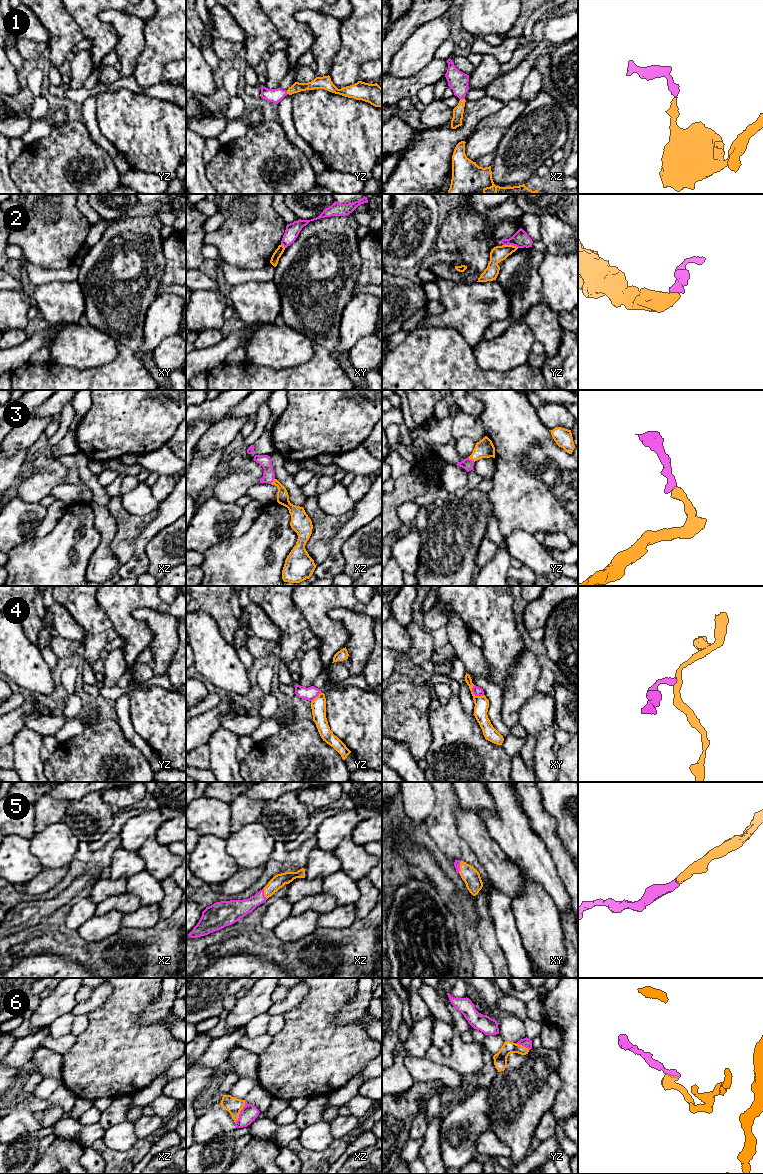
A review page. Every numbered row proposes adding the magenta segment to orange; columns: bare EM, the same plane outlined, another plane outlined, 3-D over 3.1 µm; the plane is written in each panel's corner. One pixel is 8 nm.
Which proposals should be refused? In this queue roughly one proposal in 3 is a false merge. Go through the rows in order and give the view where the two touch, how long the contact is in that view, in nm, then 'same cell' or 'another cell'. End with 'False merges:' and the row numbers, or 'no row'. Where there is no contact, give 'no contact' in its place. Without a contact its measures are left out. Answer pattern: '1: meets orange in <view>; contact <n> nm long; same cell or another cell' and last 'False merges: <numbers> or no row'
1: meets orange in xz; contact 30 nm long; same cell
2: meets orange in yz; contact 80 nm long; another cell
3: meets orange in yz; contact 70 nm long; same cell
4: meets orange in xy; contact 120 nm long; another cell
5: meets orange in xy; contact 100 nm long; same cell
6: meets orange in xz; contact 190 nm long; another cell
False merges: 2, 4, 6

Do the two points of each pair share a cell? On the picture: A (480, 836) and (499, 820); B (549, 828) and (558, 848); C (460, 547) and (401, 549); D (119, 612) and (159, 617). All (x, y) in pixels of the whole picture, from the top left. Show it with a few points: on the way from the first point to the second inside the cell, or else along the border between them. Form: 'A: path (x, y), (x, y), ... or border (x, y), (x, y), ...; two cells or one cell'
A: border (479, 816), (488, 834), (501, 848); two cells
B: path (549, 833), (553, 843); one cell
C: border (422, 533), (419, 566), (416, 571); two cells
D: border (135, 609), (132, 614), (142, 619), (150, 629); two cells

